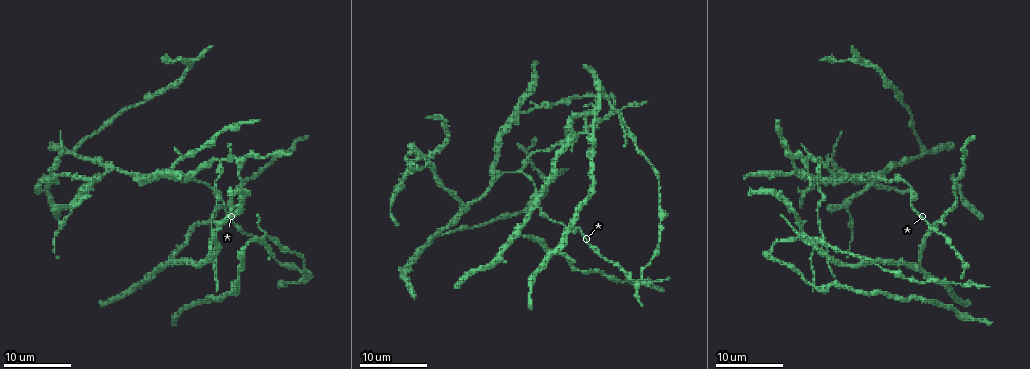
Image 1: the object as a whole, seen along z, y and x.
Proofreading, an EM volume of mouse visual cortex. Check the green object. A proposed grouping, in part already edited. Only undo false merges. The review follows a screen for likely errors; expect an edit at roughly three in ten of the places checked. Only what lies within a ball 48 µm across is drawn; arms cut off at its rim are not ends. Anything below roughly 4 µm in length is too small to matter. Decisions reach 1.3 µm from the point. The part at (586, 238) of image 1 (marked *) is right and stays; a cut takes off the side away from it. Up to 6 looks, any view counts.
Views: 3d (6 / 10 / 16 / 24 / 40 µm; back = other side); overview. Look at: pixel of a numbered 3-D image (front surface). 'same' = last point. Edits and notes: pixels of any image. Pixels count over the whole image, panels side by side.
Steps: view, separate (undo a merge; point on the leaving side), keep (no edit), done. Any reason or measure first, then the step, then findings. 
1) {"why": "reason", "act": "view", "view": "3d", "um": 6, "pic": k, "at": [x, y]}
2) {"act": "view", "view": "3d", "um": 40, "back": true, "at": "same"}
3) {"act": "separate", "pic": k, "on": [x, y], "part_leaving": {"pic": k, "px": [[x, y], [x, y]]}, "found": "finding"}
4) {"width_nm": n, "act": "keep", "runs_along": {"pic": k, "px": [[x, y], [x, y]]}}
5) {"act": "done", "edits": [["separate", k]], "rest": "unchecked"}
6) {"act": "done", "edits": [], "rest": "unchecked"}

{"why": "thin arm on a thick one", "act": "view", "view": "3d", "um": 16, "pic": 1, "at": [209, 245]}

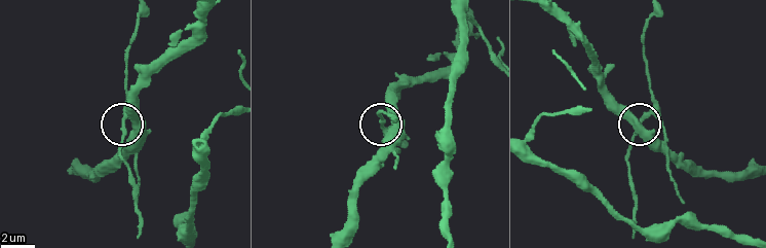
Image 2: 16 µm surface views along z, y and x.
{"act": "view", "view": "3d", "um": 6, "pic": 2, "at": [382, 122]}

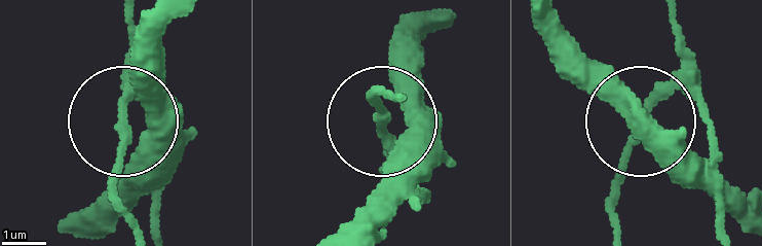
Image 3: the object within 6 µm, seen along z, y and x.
{"arms": 3, "act": "keep", "runs_along": {"pic": 3, "px": [[128, 13], [124, 219]]}, "found": "continuous, no second neuron"}

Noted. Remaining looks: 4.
{"why": "three-way junction", "act": "view", "view": "3d", "um": 16, "pic": 1, "at": [220, 160]}

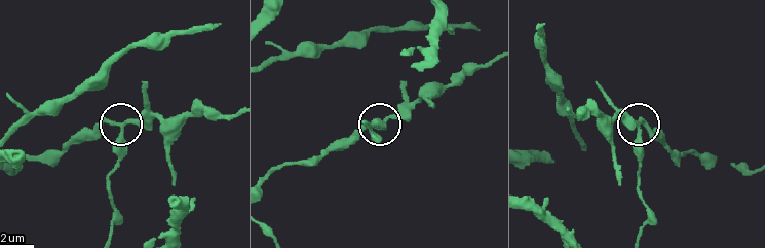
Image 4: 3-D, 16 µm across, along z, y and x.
{"why": "zoom in", "act": "view", "view": "3d", "um": 10, "pic": 4, "at": [639, 128]}

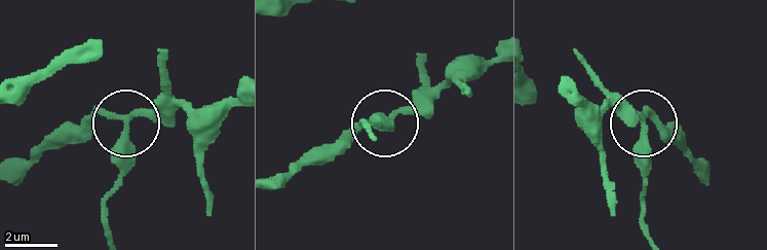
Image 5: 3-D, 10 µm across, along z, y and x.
{"side_arm_um": 13, "arms": 3, "act": "keep", "found": "one neuron here"}

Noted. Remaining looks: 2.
{"why": "three-way junction", "act": "view", "view": "3d", "um": 24, "pic": 1, "at": [518, 114]}

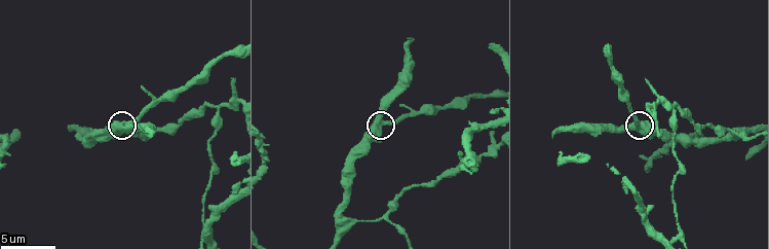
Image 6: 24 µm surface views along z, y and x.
{"why": "zoom in", "act": "view", "view": "3d", "um": 6, "pic": 6, "at": [384, 121]}

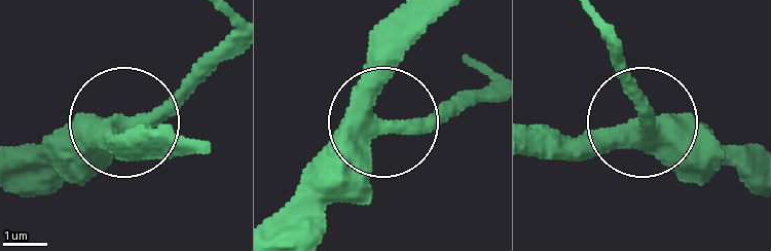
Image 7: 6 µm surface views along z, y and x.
{"act": "keep", "runs_along": {"pic": 7, "px": [[13, 174], [80, 163], [120, 133]]}, "found": "continuous, no second neuron"}

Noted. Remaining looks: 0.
{"act": "done", "edits": [], "rest": "unchecked"}

